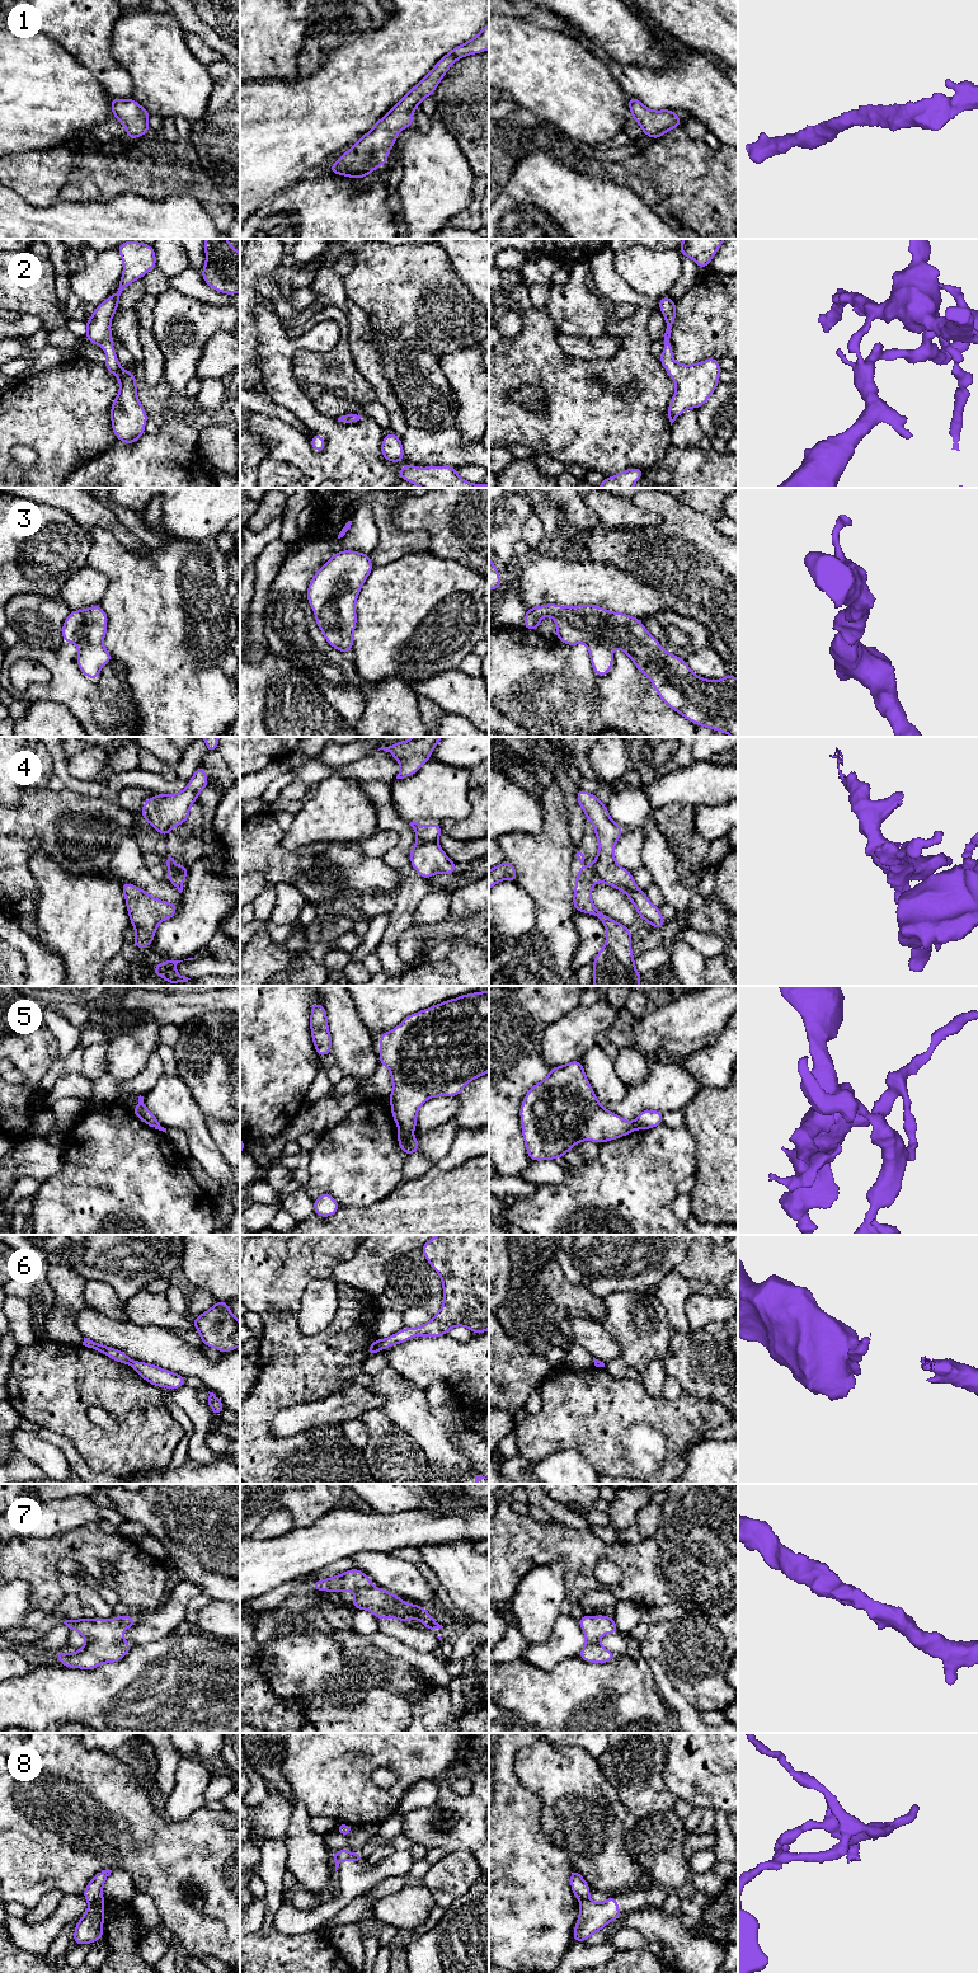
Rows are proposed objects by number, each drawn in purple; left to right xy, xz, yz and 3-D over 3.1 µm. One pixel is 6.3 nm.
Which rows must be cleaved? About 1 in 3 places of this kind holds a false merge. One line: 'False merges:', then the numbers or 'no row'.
False merges: 2, 4, 5, 6, 8

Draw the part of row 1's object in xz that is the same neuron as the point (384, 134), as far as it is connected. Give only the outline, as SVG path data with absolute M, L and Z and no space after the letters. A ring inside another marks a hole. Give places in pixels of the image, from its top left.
M489 23L480 33L467 42L452 48L436 66L412 88L391 111L378 119L375 126L363 135L353 147L345 151L333 165L328 168L333 174L362 179L376 168L387 164L389 151L392 149L399 132L414 123L413 111L422 100L433 95L448 69L461 57L480 53L489 50Z

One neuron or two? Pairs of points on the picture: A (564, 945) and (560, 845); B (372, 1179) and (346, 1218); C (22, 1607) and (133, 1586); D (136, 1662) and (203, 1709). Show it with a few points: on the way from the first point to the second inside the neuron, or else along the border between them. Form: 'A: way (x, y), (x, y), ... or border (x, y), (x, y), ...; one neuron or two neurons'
A: way (555, 920), (555, 870); one neuron
B: border (380, 1198), (361, 1207), (341, 1207); two neurons
C: border (17, 1579), (28, 1583), (33, 1609); two neurons
D: way (153, 1678), (183, 1709), (187, 1709); one neuron

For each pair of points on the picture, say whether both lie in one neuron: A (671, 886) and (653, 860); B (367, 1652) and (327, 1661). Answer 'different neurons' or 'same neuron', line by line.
A: same neuron
B: different neurons

